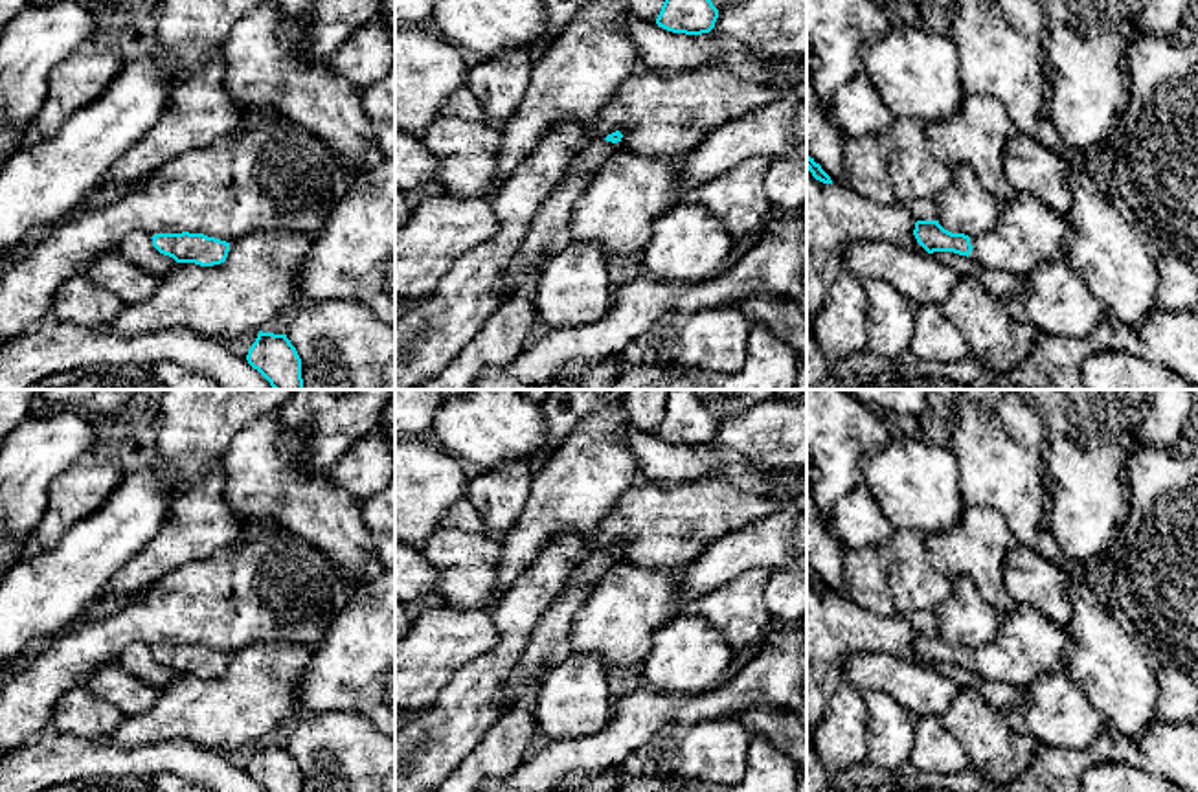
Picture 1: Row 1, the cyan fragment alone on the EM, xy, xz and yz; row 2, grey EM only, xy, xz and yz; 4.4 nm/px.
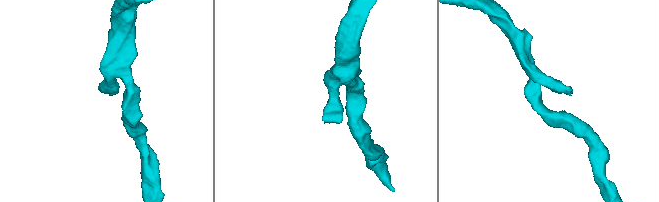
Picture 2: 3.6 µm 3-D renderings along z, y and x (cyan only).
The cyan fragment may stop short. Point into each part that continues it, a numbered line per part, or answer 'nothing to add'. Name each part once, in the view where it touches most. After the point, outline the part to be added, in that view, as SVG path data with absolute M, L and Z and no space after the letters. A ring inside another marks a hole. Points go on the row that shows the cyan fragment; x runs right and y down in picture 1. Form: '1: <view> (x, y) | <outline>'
1: yz (1028, 234) | M1018 195L1001 206L996 226L970 237L970 259L1018 276L1029 274L1047 261L1066 261L1073 228L1064 215L1053 213L1042 200Z

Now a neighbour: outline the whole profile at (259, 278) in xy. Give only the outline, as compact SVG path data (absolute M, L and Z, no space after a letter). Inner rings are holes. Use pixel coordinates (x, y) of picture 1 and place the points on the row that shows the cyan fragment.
M292 230L252 232L230 243L220 265L176 263L151 298L125 305L107 327L123 336L182 327L220 344L263 331L279 311L300 300L300 270L312 244L312 237Z

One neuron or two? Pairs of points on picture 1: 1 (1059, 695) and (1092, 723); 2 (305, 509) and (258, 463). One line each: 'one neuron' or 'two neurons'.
1: one neuron
2: one neuron

